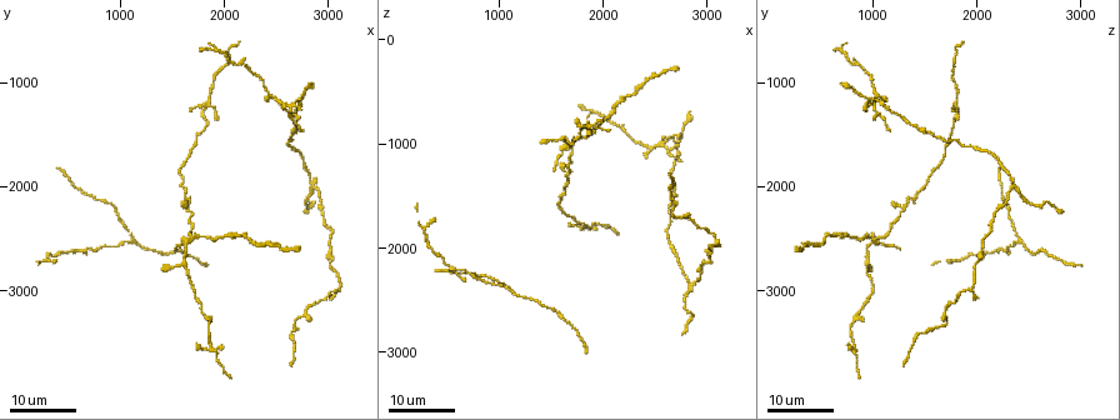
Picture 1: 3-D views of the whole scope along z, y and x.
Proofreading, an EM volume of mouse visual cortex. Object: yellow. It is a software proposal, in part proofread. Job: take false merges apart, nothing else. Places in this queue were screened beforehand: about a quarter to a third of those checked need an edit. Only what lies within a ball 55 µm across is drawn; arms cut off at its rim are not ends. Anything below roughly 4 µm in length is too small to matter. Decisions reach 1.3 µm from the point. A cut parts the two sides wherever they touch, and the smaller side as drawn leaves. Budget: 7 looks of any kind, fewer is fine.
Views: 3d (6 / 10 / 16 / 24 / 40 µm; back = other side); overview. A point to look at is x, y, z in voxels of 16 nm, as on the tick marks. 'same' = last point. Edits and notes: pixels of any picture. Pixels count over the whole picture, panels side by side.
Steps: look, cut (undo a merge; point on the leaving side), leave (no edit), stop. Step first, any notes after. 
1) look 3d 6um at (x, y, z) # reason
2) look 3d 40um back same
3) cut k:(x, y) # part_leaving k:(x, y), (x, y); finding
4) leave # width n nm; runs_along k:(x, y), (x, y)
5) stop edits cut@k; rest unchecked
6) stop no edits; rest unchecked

look 3d 24um at (1860, 1220, 1800) # a fork

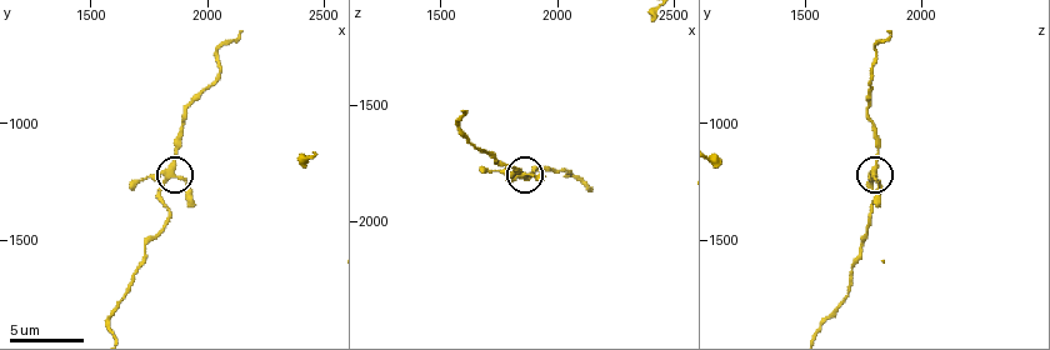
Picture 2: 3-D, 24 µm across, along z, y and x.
look 3d 6um at (1830, 1200, 1800)

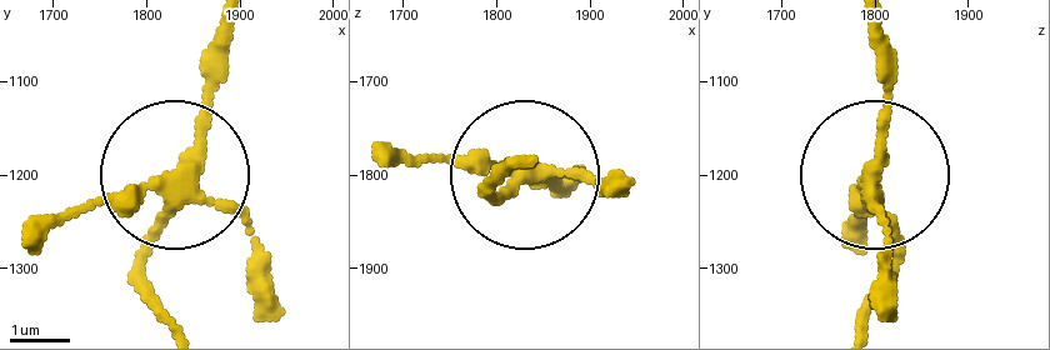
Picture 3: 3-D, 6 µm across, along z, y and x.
leave # arms 3; runs_along 3:(884, 319), (869, 189), (884, 45); continuous, no second cell

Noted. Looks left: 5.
look 3d 16um at (2880, 2020, 2340) # arms part here

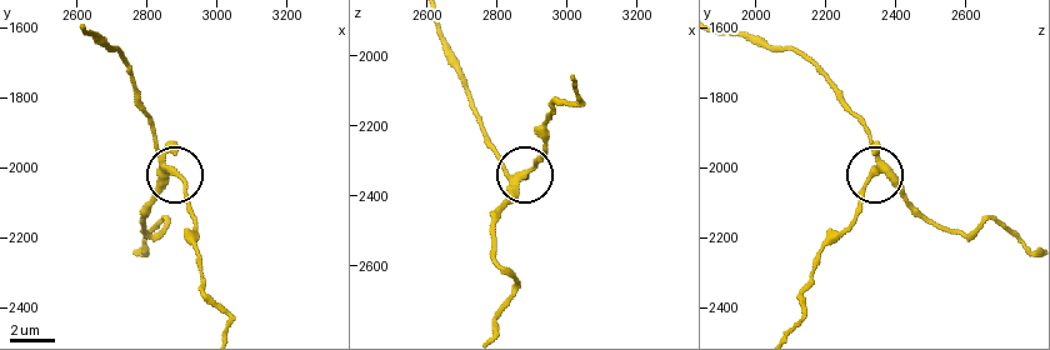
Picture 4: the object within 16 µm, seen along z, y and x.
look 3d 10um at (2860, 2010, 2350)

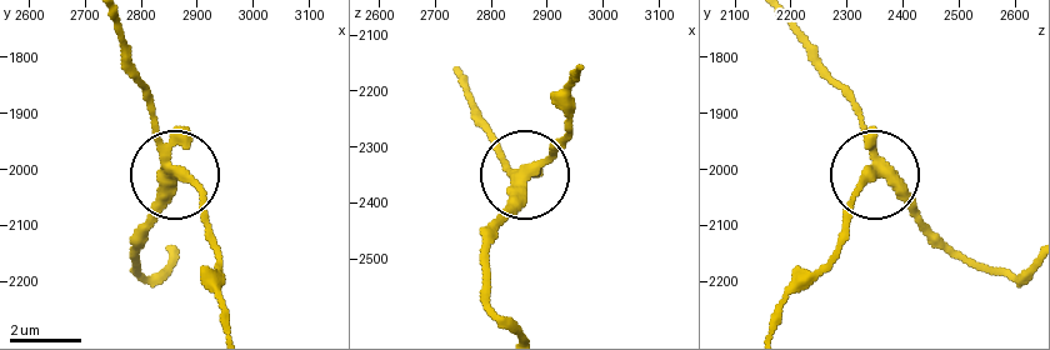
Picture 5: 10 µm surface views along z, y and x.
leave # arms 3; one cell here

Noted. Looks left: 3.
look 3d 24um at (1680, 2460, 1020) # a fork

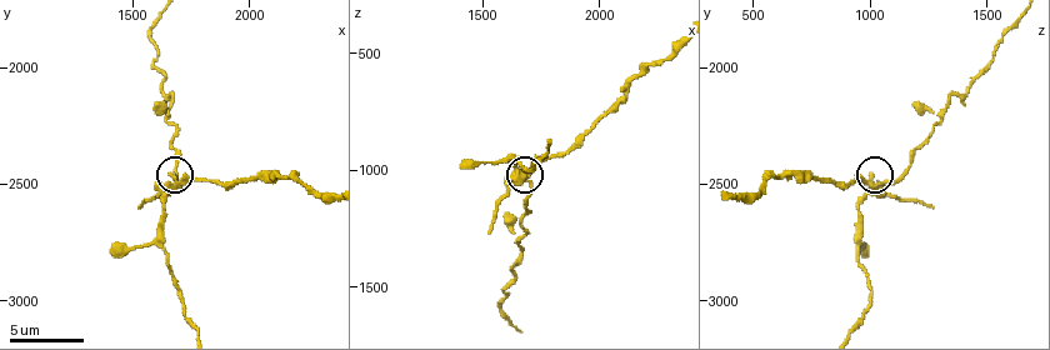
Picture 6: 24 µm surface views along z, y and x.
look 3d 10um at (1660, 2490, 1010)

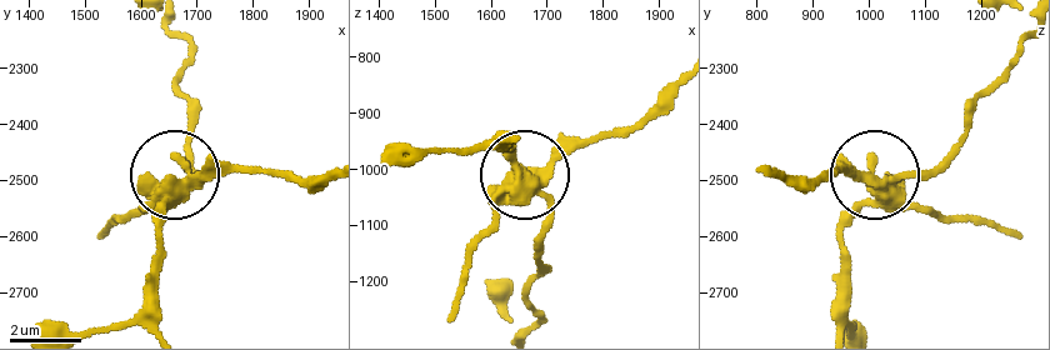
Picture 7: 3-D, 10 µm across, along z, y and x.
cut 7:(489, 230) # arms 3; part_leaving 7:(525, 184), (585, 145), (621, 135), (675, 85); a second cell is stuck on

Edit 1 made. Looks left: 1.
look 3d 10um at (1660, 2170, 1330) # sudden change in width

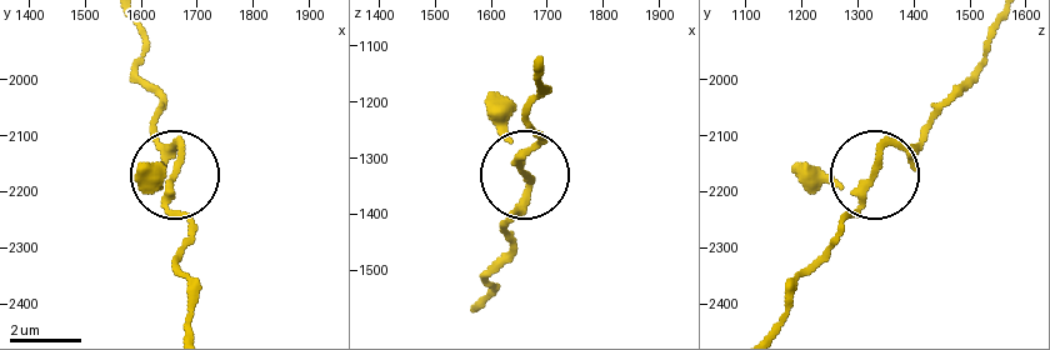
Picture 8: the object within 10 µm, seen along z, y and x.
leave # arms 3; runs_along 8:(480, 306), (540, 133); continuous, no second cell

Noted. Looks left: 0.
stop edits cut@7; rest unchecked

